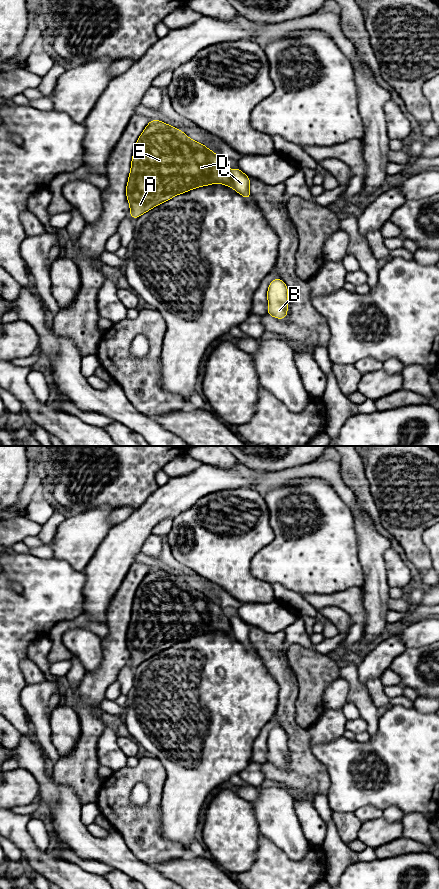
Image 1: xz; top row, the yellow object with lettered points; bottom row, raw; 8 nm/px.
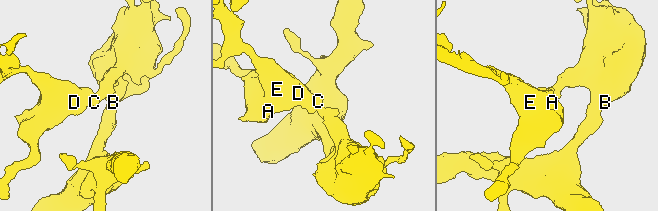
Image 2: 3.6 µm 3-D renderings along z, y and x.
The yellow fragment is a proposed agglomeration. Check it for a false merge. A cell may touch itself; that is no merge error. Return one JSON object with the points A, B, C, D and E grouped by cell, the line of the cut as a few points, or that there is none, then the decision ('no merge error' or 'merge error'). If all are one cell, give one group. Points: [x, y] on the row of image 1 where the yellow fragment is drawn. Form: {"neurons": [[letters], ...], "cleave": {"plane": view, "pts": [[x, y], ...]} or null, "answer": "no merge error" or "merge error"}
{"neurons": [["A", "D", "E"], ["B", "C"]], "cleave": {"plane": "xz", "pts": [[229, 170], [233, 187]]}, "answer": "merge error"}

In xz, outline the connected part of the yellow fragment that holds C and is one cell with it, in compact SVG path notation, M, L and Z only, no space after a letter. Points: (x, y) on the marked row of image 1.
M239 168L231 169L230 174L233 189L241 194L246 200L250 200L251 194L249 191L249 183L251 178L244 174Z

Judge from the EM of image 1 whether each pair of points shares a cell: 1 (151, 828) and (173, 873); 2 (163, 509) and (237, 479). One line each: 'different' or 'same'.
1: different
2: same

